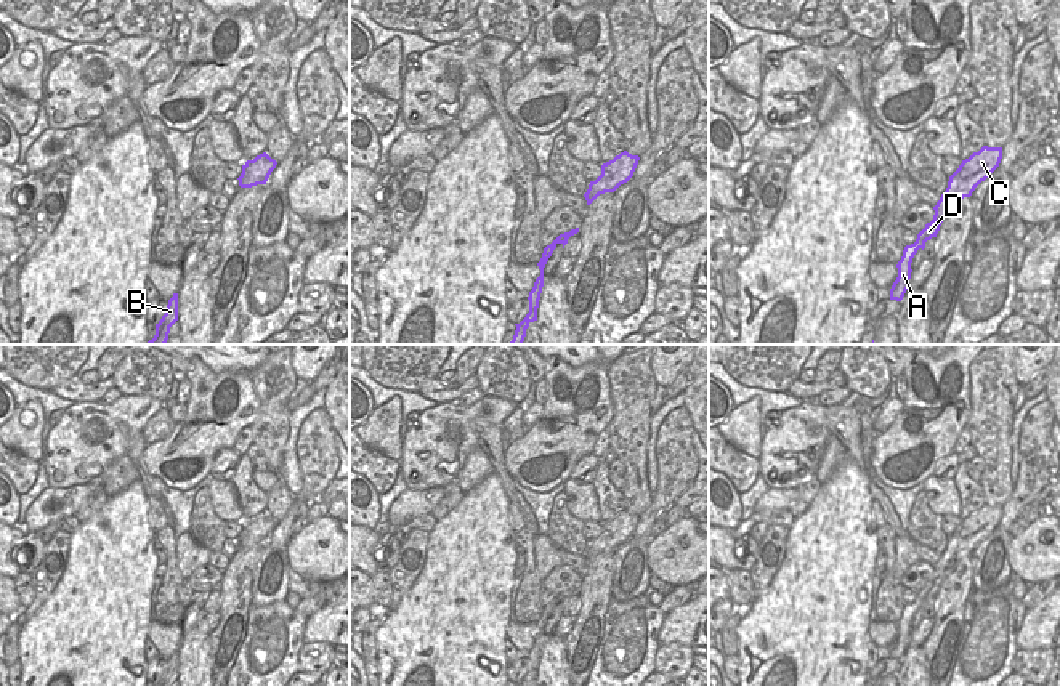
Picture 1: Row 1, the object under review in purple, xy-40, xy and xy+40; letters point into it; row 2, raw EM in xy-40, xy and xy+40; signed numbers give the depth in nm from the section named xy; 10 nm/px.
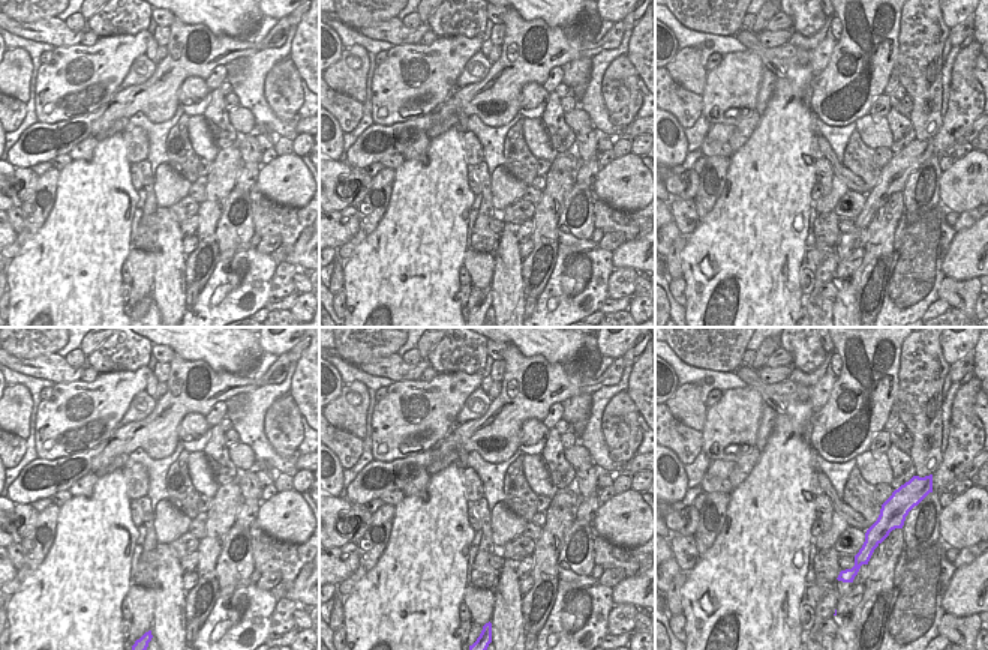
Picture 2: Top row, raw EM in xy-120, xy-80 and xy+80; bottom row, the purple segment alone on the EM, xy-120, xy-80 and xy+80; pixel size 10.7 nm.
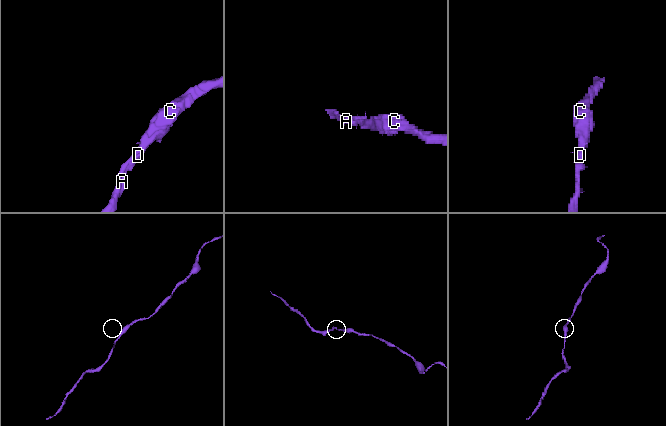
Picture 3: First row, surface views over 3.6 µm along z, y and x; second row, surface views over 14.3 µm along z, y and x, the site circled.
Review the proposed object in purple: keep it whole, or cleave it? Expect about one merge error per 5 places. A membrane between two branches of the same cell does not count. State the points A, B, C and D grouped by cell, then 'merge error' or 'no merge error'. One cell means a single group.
A B C D | no merge error

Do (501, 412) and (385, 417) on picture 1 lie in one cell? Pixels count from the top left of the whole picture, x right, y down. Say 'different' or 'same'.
different

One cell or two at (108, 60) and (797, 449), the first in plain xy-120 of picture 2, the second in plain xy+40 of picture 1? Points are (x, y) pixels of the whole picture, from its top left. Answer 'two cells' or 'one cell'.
one cell

